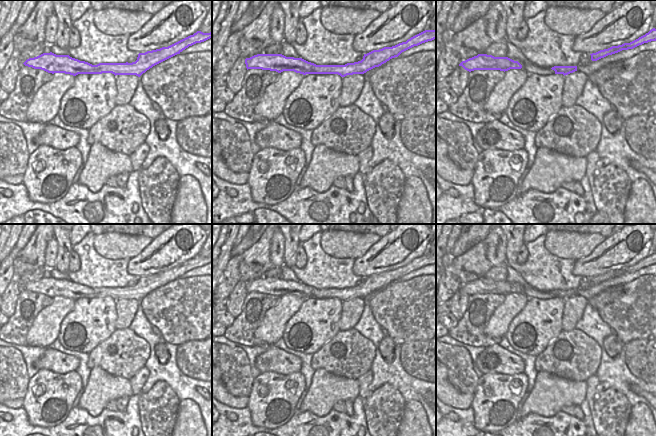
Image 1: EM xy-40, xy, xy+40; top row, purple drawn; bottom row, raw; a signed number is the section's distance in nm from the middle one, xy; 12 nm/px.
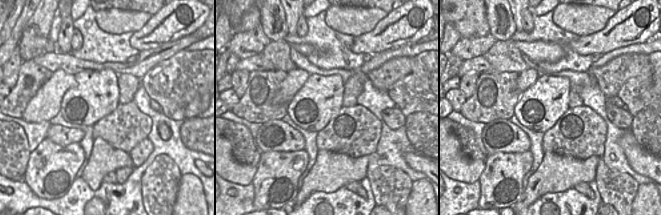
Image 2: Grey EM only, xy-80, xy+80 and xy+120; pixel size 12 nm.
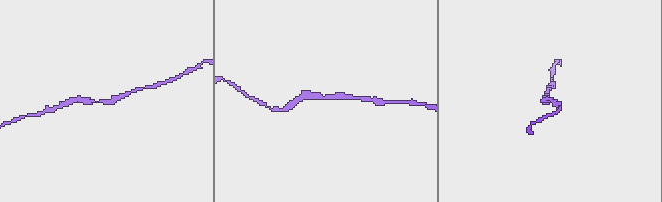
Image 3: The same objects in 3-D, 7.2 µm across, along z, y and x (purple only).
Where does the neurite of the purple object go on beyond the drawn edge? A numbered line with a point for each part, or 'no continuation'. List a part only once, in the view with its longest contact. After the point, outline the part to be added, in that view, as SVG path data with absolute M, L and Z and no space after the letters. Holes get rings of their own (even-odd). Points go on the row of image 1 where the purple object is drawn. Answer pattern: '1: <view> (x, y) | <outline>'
no continuation

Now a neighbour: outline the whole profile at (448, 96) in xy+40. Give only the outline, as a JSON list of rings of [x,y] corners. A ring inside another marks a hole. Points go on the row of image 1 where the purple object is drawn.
[[[449,88],[447,90],[442,90],[439,92],[439,99],[441,99],[443,102],[450,106],[458,100],[458,96],[454,93],[452,88]]]

